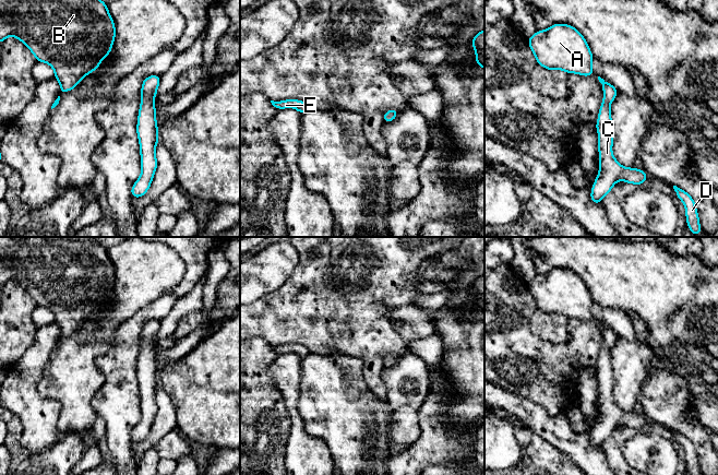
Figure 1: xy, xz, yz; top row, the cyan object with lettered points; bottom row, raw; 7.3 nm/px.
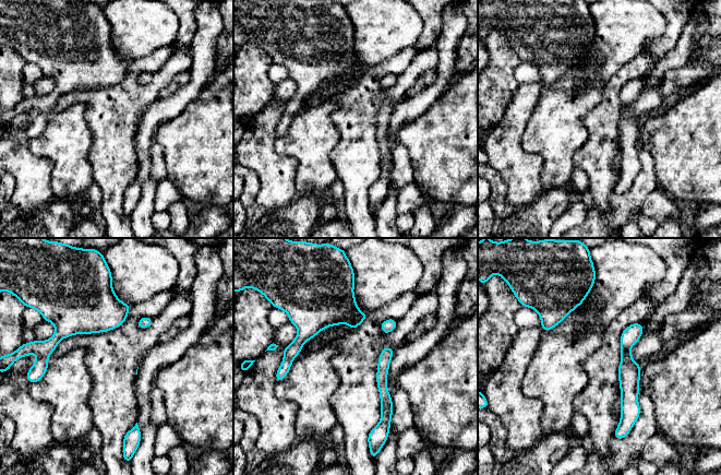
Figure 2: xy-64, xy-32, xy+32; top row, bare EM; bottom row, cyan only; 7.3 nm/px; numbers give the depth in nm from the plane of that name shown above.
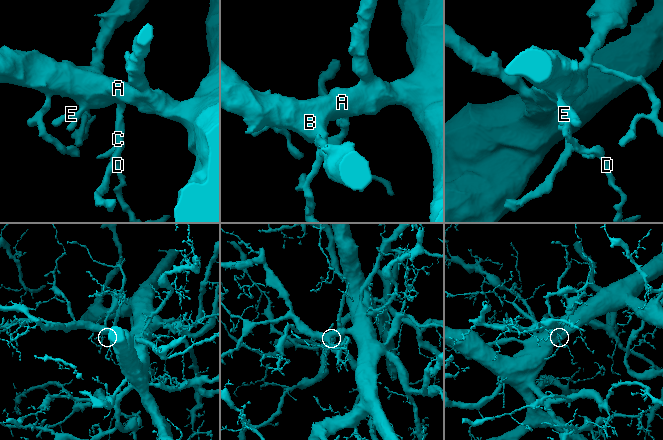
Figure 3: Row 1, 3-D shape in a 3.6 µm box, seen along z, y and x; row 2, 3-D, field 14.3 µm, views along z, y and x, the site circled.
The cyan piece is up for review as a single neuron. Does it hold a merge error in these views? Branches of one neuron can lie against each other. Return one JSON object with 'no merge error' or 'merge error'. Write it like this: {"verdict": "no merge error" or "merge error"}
{"verdict": "no merge error"}

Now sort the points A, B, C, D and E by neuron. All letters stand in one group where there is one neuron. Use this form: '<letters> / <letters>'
A B C D E

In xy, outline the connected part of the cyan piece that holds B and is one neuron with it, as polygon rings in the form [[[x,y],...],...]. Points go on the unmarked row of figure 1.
[[[0,237],[0,288],[9,281],[21,285],[37,306],[48,308],[55,316],[55,323],[60,328],[60,337],[65,337],[98,313],[100,307],[110,299],[116,271],[107,249],[94,239],[80,241],[70,238],[50,240],[45,237],[22,237],[15,240],[12,237]]]

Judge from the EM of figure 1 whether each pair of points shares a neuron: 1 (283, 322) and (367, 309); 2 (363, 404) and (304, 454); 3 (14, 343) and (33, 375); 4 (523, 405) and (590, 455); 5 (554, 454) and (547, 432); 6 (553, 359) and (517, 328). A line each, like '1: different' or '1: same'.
1: same
2: different
3: different
4: same
5: different
6: same

